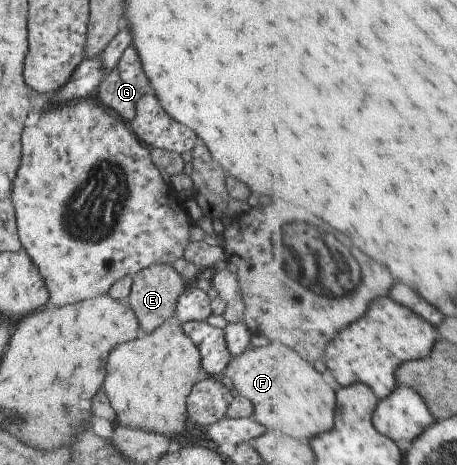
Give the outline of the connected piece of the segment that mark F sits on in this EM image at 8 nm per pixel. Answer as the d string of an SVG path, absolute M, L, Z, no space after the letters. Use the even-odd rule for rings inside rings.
M254 341L243 354L225 364L220 377L224 376L229 378L236 396L251 402L251 419L263 426L264 432L283 432L295 438L309 438L335 428L335 390L327 386L323 374L317 372L312 362L289 348L289 344Z

